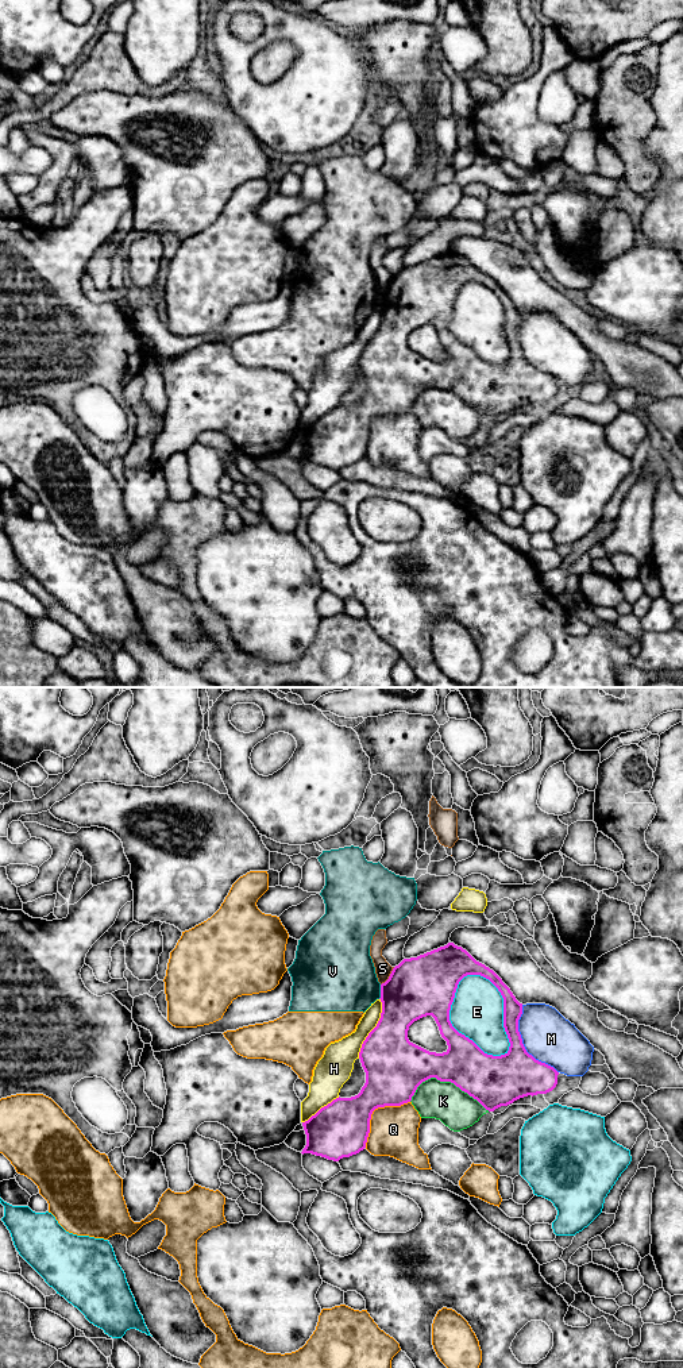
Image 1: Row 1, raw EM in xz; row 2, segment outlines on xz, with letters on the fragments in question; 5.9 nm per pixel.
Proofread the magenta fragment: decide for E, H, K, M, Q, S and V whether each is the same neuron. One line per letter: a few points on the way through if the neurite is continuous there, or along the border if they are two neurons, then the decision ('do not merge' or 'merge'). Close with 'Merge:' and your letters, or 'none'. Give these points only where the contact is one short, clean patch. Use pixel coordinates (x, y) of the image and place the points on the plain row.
E: do not merge
H: do not merge
K: do not merge
M: do not merge
Q: do not merge
S: border along xz (394, 276), (381, 293); do not merge
V: border along xz (381, 293), (381, 304), (378, 307); do not merge
Merge: none

